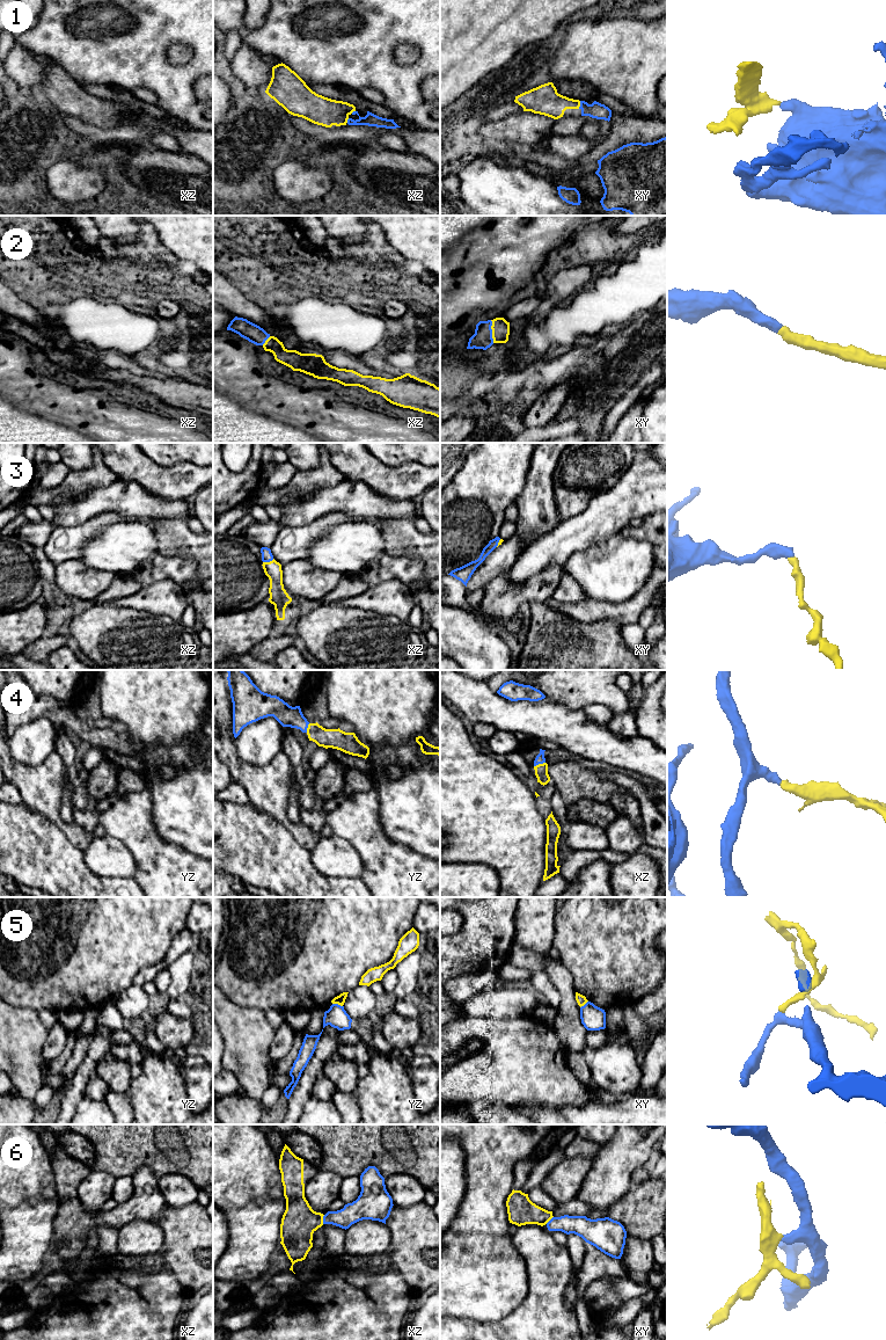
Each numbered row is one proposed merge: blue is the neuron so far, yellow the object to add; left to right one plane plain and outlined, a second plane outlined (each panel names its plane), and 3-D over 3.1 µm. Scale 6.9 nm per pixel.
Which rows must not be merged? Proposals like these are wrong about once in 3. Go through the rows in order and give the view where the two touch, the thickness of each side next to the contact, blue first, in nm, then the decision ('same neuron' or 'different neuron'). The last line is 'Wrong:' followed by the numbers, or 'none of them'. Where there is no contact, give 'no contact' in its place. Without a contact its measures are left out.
1: meets blue in xy; 110 nm thick on the blue side, 200 nm on the other; same neuron
2: meets blue in xy; 140 nm thick on the blue side, 130 nm on the other; same neuron
3: meets blue in xz; 80 nm thick on the blue side, 120 nm on the other; same neuron
4: meets blue in xz; 70 nm thick on the blue side, 100 nm on the other; same neuron
5: meets blue in yz; 150 nm thick on the blue side, 70 nm on the other; different neuron
6: meets blue in xz; 140 nm thick on the blue side, 240 nm on the other; different neuron
Wrong: 5, 6

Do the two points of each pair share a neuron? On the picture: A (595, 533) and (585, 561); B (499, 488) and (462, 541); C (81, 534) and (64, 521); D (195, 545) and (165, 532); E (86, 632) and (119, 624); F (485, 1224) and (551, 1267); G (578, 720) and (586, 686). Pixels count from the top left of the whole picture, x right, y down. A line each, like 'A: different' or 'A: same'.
A: different
B: same
C: different
D: same
E: same
F: different
G: different

